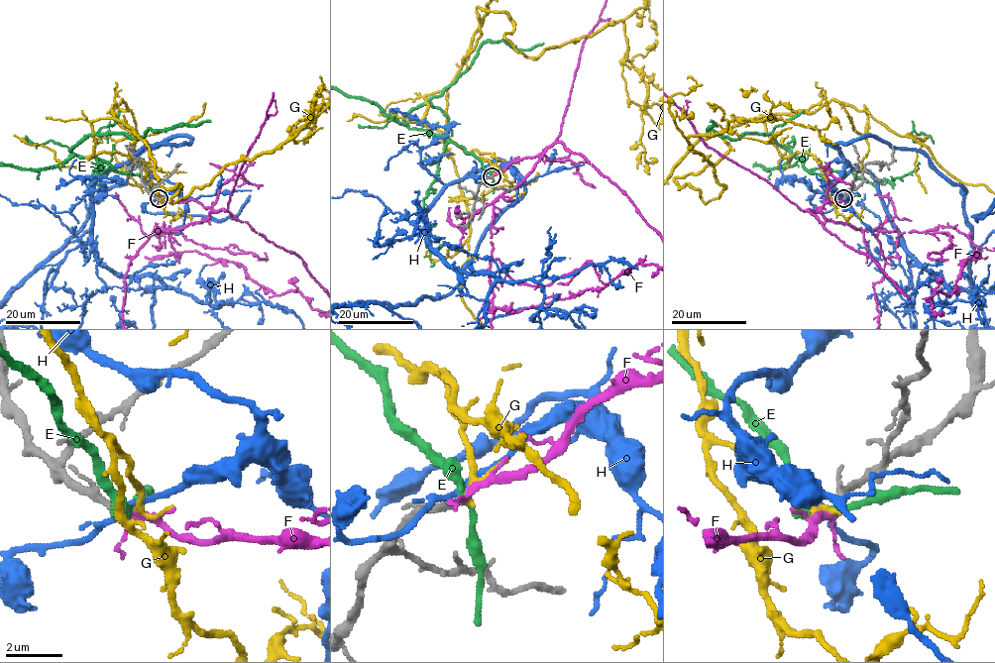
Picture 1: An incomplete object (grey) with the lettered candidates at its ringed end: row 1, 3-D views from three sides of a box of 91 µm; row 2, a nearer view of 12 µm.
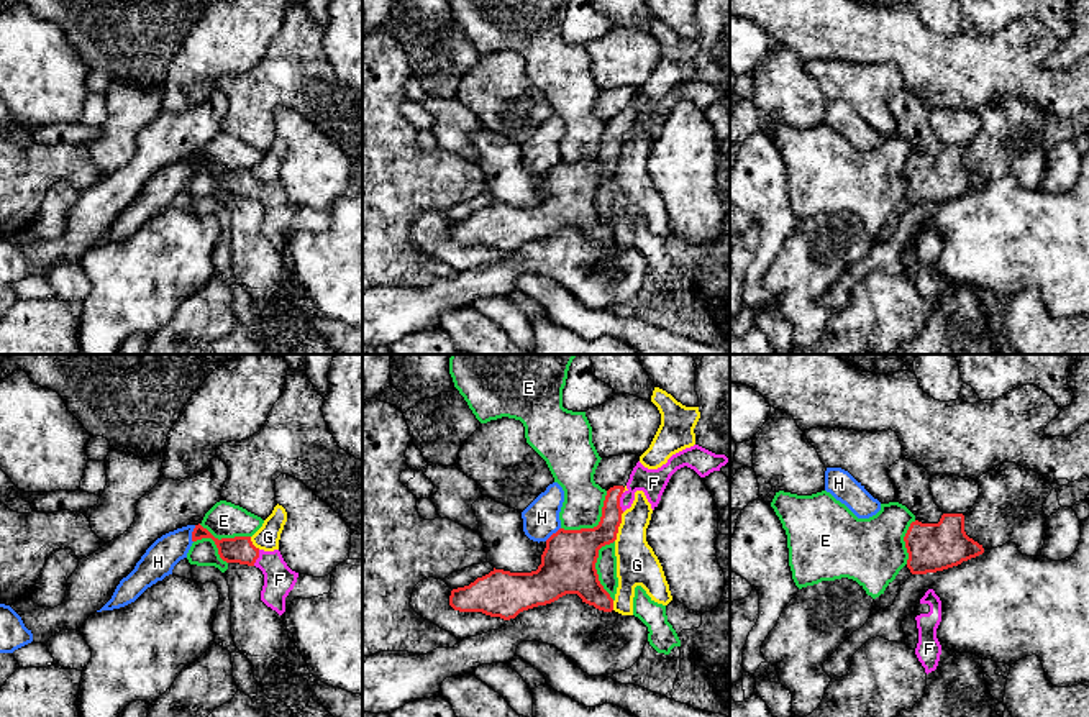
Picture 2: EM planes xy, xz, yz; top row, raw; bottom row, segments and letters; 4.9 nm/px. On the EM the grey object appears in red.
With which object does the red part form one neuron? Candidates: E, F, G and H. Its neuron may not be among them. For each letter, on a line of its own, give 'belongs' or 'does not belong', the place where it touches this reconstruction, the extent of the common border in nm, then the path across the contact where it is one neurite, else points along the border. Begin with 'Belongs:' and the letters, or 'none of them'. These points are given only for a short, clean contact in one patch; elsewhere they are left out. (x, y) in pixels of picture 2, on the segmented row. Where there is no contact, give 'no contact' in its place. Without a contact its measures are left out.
Belongs: F
E: does not belong | xy (222, 538) | 280 nm
F: belongs | xz (619, 502) | 100 nm
G: does not belong | xz (619, 525) | 150 nm
H: does not belong | xy (192, 534) | 90 nm | along xy (195, 525), (192, 542)

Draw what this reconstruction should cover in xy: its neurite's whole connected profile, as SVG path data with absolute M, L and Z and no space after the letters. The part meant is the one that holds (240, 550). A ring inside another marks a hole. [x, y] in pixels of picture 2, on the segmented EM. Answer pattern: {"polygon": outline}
{"polygon": "M198 523L192 532L192 541L202 538L212 538L215 541L223 561L259 568L264 574L261 601L279 615L285 612L285 597L294 589L298 573L287 566L279 550L259 550L253 545L251 537L218 540Z"}

